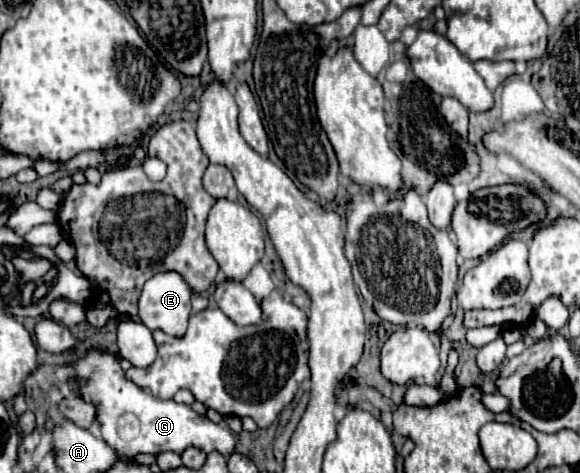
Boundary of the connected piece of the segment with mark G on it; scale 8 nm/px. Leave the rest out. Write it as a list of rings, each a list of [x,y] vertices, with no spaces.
[[[89,349],[83,357],[69,363],[73,367],[73,383],[79,387],[79,397],[93,403],[97,409],[97,421],[101,425],[101,439],[113,447],[121,457],[133,457],[137,453],[159,455],[165,451],[183,453],[187,447],[199,447],[205,453],[219,451],[223,455],[233,453],[235,435],[229,429],[209,421],[205,415],[195,413],[189,405],[175,403],[173,399],[159,399],[147,389],[137,387],[125,377],[115,355],[101,349]]]

